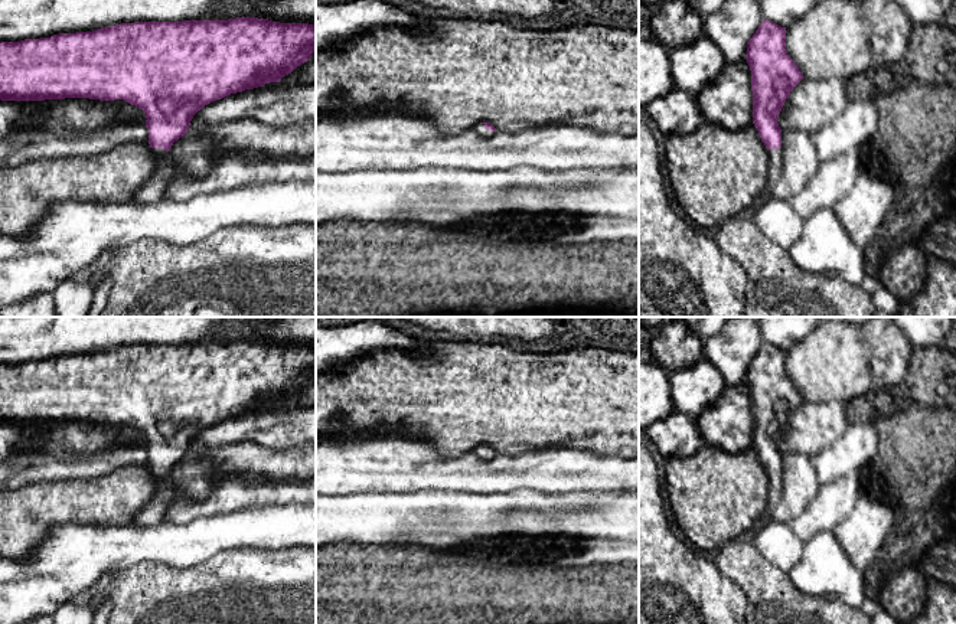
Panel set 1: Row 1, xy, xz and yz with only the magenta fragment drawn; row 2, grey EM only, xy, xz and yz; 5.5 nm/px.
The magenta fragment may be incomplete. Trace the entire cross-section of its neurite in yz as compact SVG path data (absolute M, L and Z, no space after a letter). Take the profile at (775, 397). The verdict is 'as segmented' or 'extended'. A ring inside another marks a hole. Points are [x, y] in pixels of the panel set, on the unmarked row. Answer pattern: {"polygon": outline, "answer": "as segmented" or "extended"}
{"polygon": "M764 343L747 365L751 393L753 447L769 473L769 500L763 516L753 525L757 532L771 520L782 496L782 453L779 437L790 414L805 401L786 373L786 350Z", "answer": "extended"}

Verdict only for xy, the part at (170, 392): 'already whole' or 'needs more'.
needs more

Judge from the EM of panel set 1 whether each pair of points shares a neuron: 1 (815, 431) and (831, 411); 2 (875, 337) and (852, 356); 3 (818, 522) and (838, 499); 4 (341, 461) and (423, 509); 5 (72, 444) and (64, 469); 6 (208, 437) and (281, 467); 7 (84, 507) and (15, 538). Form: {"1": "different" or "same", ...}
{"1": "same", "2": "different", "3": "same", "4": "different", "5": "different", "6": "different", "7": "same"}

